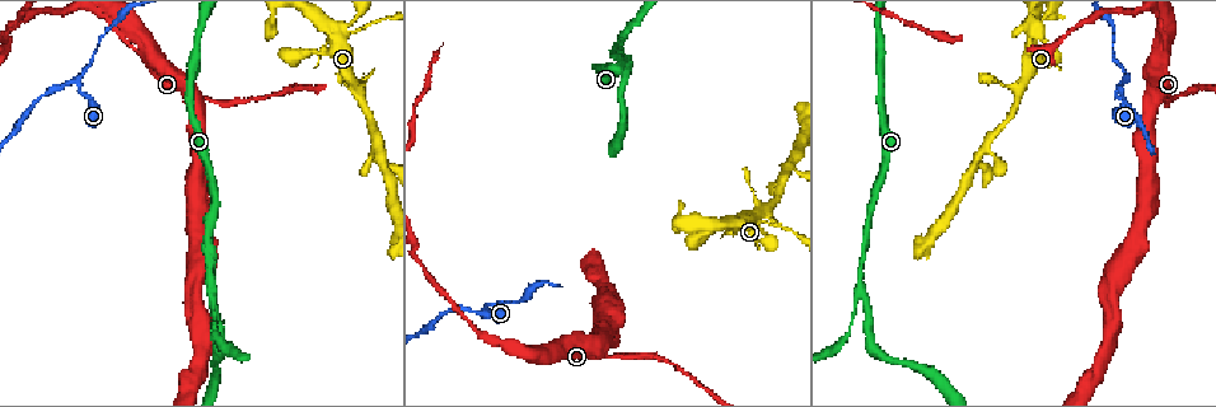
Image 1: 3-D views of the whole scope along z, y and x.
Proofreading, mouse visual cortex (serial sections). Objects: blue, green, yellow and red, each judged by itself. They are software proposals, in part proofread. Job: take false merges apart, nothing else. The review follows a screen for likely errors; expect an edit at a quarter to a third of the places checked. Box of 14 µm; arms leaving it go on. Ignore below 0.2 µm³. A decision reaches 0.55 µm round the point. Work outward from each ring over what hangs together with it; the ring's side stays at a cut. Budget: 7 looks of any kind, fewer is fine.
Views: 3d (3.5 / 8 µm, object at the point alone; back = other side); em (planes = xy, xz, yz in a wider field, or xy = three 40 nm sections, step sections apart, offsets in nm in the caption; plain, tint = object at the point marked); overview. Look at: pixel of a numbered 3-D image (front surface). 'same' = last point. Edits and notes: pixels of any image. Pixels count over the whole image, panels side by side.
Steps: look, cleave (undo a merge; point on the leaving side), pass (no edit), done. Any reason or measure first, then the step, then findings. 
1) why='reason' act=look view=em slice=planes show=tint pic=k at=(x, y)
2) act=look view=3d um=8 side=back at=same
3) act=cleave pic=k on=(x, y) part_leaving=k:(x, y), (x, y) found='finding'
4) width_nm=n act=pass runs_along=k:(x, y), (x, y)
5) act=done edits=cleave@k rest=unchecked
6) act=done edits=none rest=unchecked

why='thin arm on a thick one' act=look view=3d um=8 pic=1 at=(1168, 97)

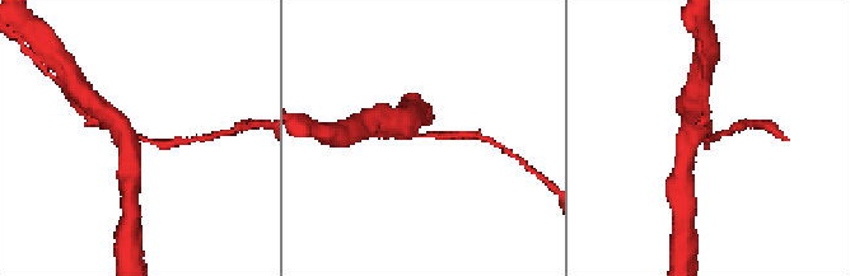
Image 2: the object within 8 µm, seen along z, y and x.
act=look view=3d um=3.5 pic=2 at=(708, 134)

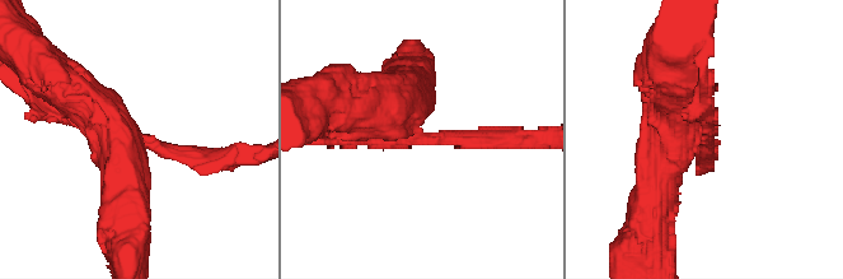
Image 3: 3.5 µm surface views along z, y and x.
act=pass runs_along=3:(74, 106), (202, 161) found='one cell here'

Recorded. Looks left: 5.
why='branch point' act=look view=3d um=3.5 pic=1 at=(1125, 81)

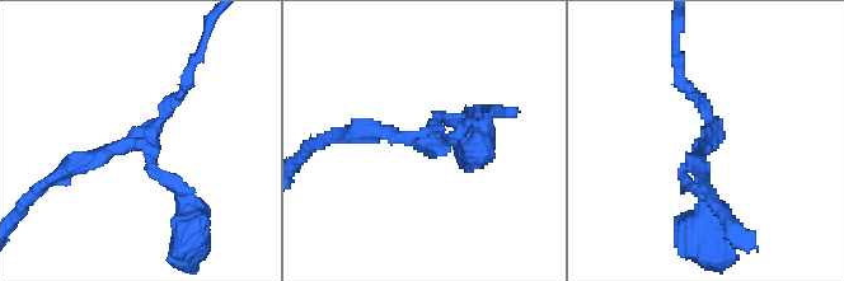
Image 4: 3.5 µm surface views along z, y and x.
why='shape alone is not enough' act=look view=em slice=planes show=tint pic=4 at=(700, 144)

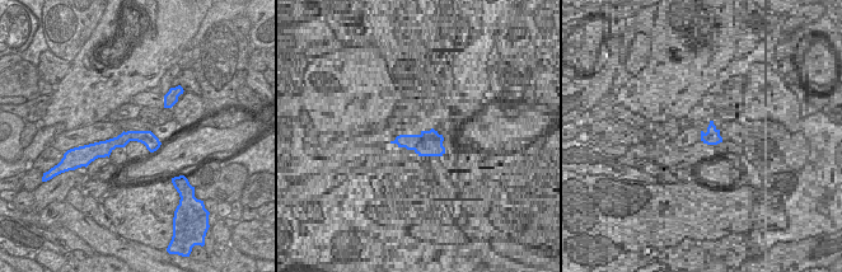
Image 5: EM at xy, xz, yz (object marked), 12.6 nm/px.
width_nm=200 act=pass runs_along=5:(157, 144), (126, 136), (94, 146) found='all the same cell'

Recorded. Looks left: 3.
act=look view=3d um=3.5 pic=1 at=(624, 49)

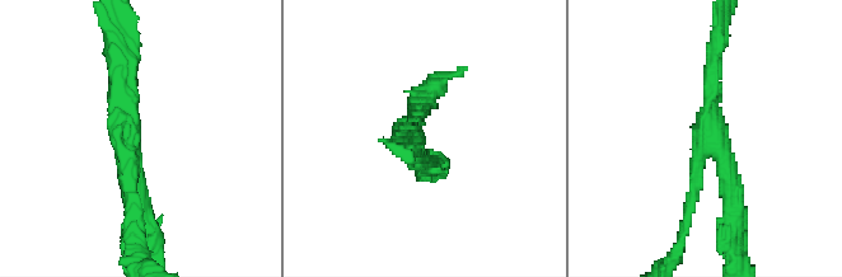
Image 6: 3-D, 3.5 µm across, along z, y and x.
arms=3 arm_widths_nm=150,250,300 why='shape alone is not enough' act=look view=em slice=xy step=5 show=tint pic=6 at=(130, 140)

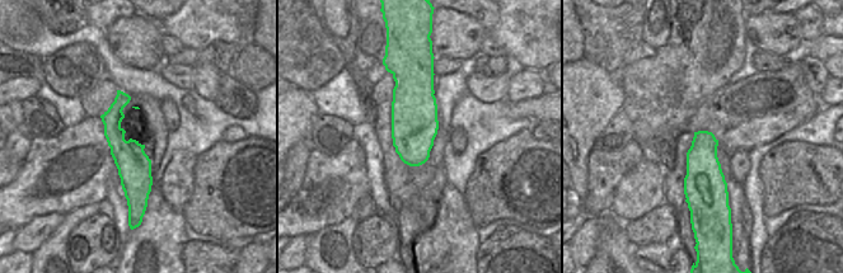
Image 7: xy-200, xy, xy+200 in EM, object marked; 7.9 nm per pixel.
act=pass runs_along=7:(120, 94), (115, 137), (145, 194) found='one cell here'

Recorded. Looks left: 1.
act=done edits=none rest=unchecked

